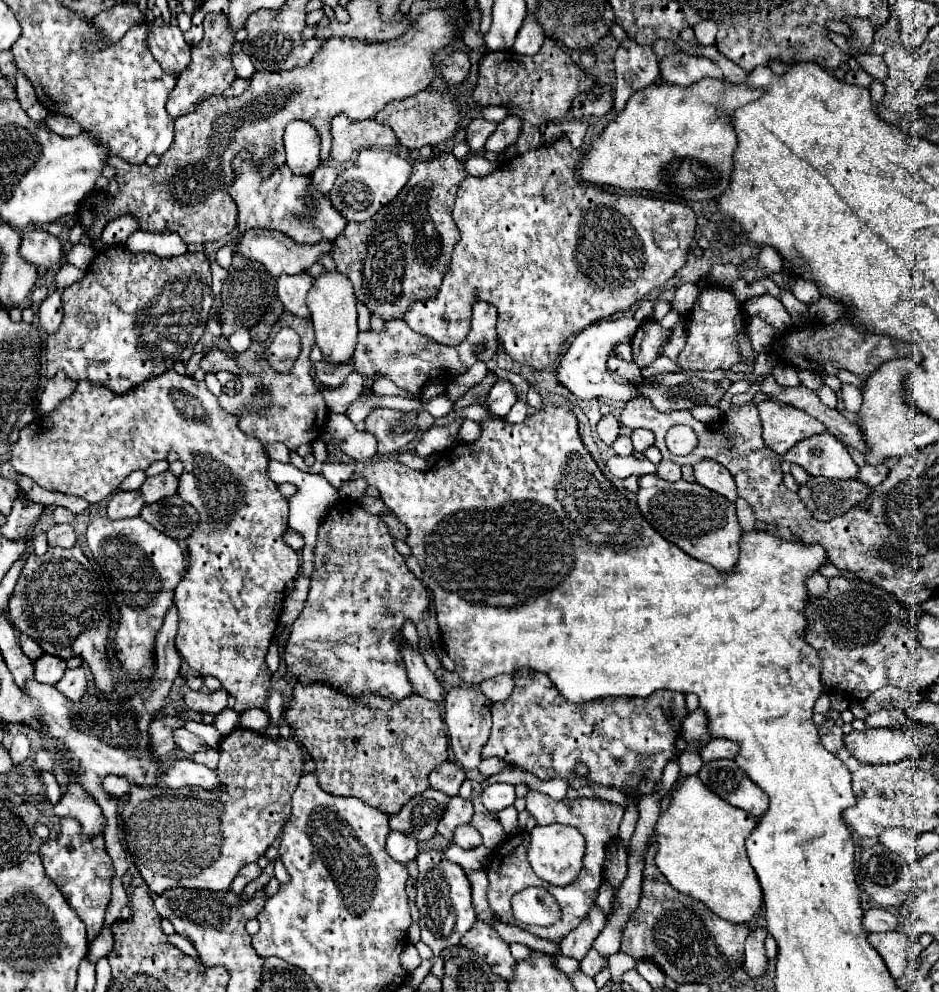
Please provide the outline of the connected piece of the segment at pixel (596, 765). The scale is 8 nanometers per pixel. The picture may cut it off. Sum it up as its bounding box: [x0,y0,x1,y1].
[481,667,685,797]

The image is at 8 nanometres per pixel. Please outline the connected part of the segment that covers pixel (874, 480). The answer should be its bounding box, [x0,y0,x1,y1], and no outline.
[859,465,889,487]

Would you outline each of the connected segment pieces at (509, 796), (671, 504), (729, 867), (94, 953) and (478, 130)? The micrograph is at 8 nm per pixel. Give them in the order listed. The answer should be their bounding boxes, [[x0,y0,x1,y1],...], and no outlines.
[[481,783,515,813],[637,473,743,573],[655,775,761,923],[85,927,113,963],[465,119,497,153]]

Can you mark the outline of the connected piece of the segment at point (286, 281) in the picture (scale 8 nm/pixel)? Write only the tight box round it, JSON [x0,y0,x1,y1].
[277,273,313,317]

